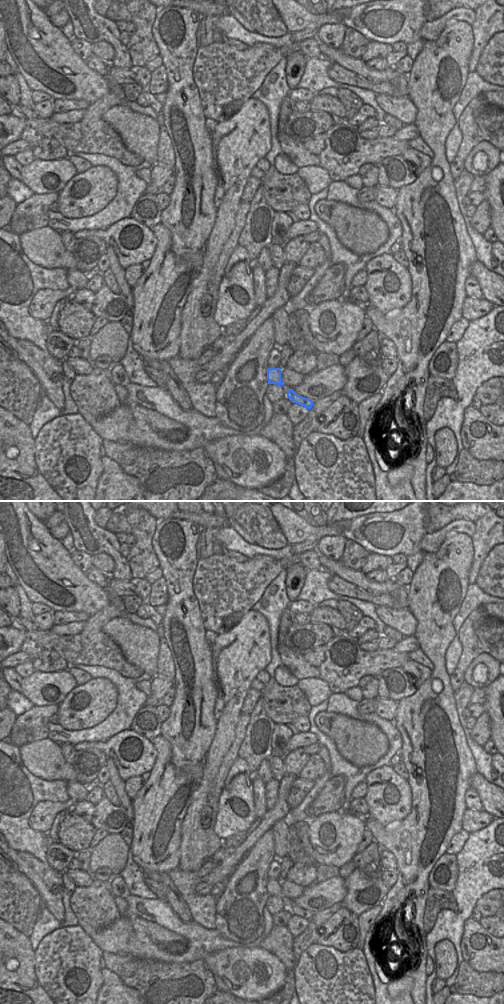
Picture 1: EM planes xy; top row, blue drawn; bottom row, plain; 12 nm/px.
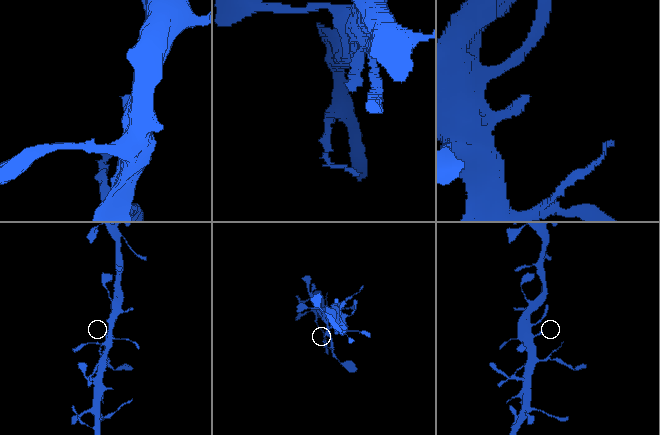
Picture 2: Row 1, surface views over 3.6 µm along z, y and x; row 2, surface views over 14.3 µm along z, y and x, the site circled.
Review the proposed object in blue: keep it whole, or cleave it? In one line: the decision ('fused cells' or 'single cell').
single cell

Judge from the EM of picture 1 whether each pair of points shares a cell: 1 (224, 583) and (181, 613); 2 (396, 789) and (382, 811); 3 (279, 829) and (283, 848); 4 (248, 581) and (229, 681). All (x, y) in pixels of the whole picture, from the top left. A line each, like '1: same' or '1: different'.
1: different
2: same
3: same
4: different

